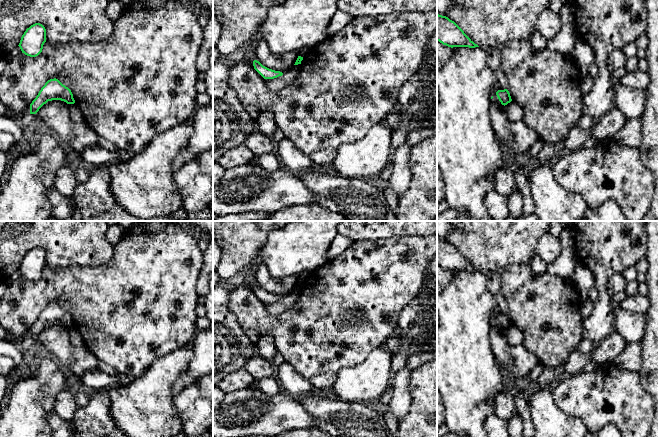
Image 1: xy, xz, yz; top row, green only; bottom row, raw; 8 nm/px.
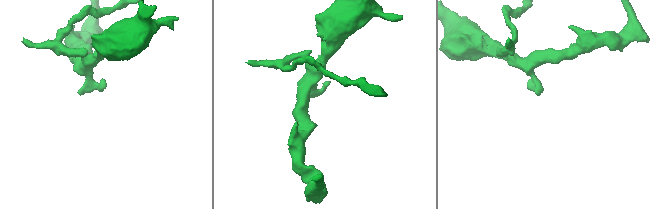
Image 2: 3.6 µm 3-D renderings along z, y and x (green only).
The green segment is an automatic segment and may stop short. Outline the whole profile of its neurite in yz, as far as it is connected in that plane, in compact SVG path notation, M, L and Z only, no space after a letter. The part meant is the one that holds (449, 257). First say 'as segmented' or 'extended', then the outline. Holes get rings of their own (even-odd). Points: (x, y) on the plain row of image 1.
as segmented; M437 238L437 265L448 271L479 271L446 240Z

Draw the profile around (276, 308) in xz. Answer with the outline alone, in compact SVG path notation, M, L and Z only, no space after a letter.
M301 288L294 289L288 295L284 296L282 300L279 300L274 303L265 303L268 312L272 316L278 316L283 313L285 310L293 306L299 299L301 293Z

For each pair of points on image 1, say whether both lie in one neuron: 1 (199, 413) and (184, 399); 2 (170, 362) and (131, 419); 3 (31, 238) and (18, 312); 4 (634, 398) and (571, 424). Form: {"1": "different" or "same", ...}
{"1": "same", "2": "same", "3": "different", "4": "different"}

